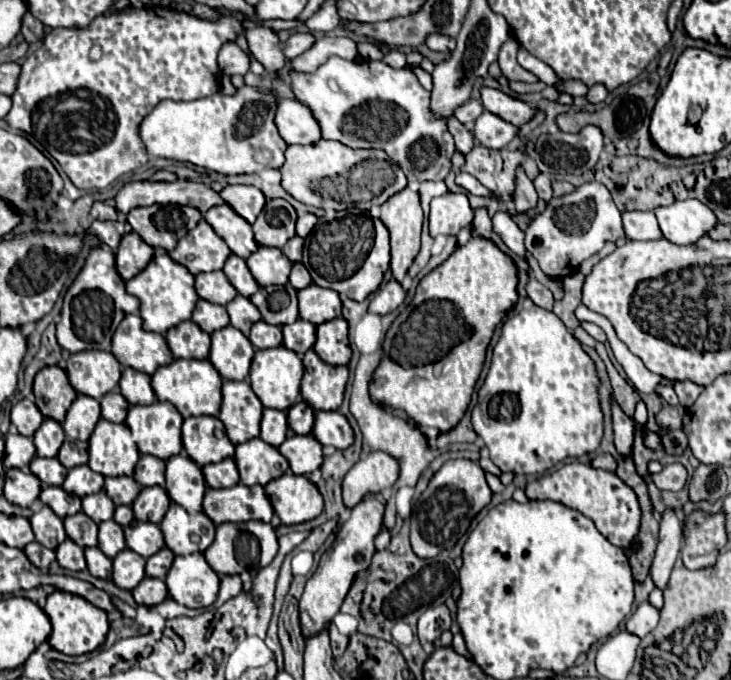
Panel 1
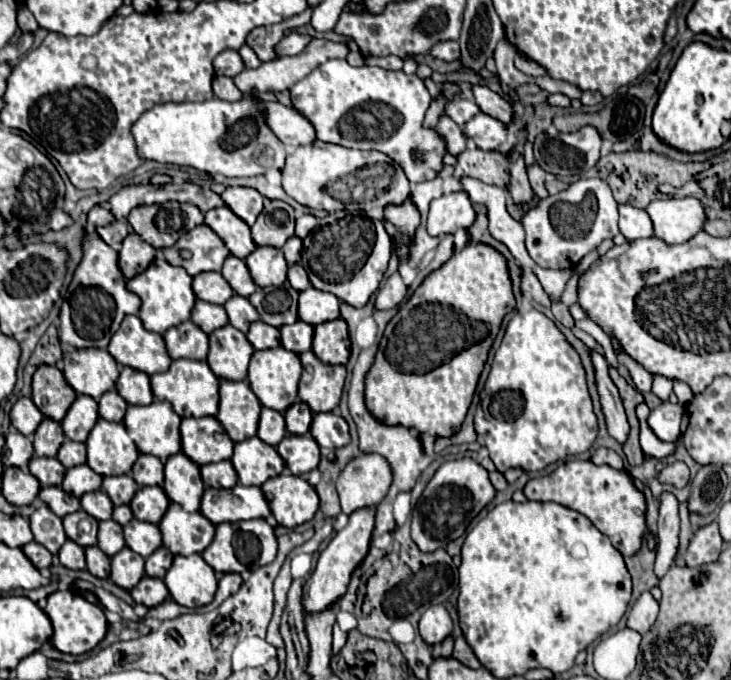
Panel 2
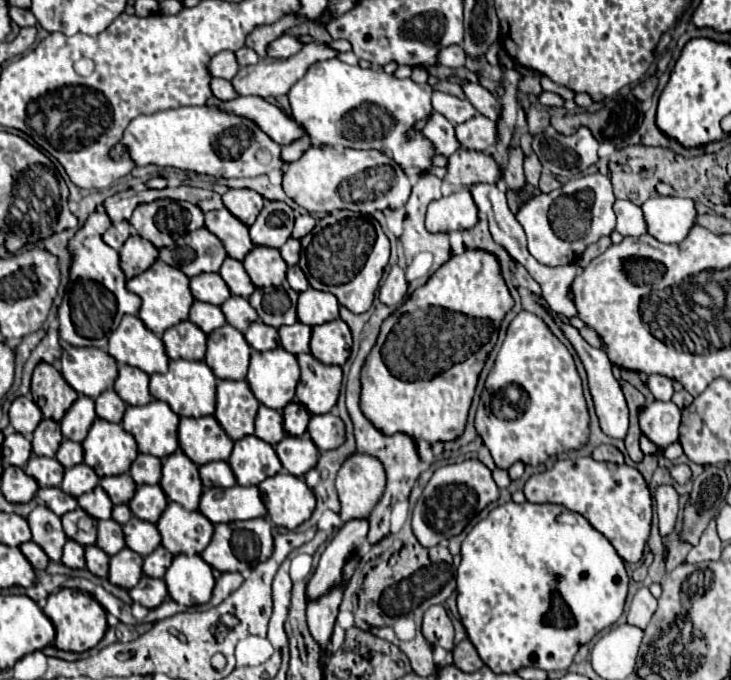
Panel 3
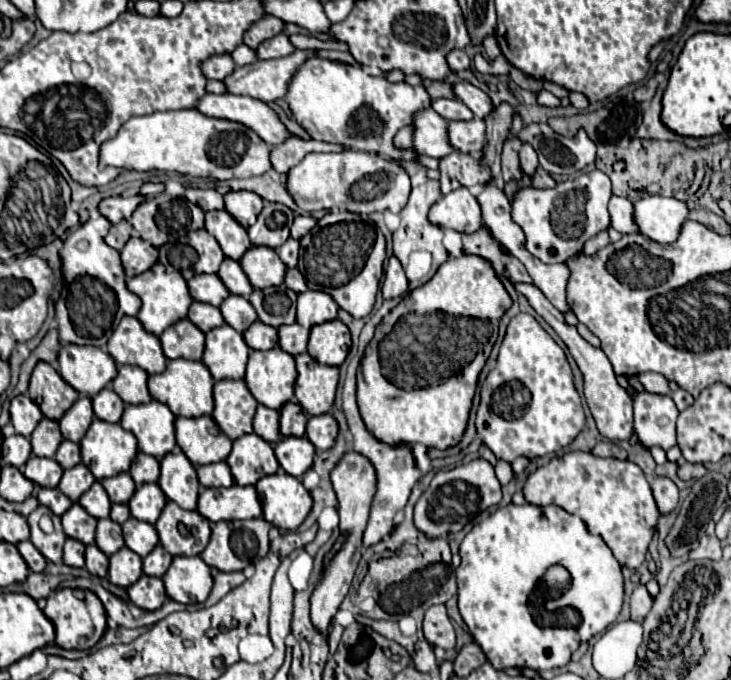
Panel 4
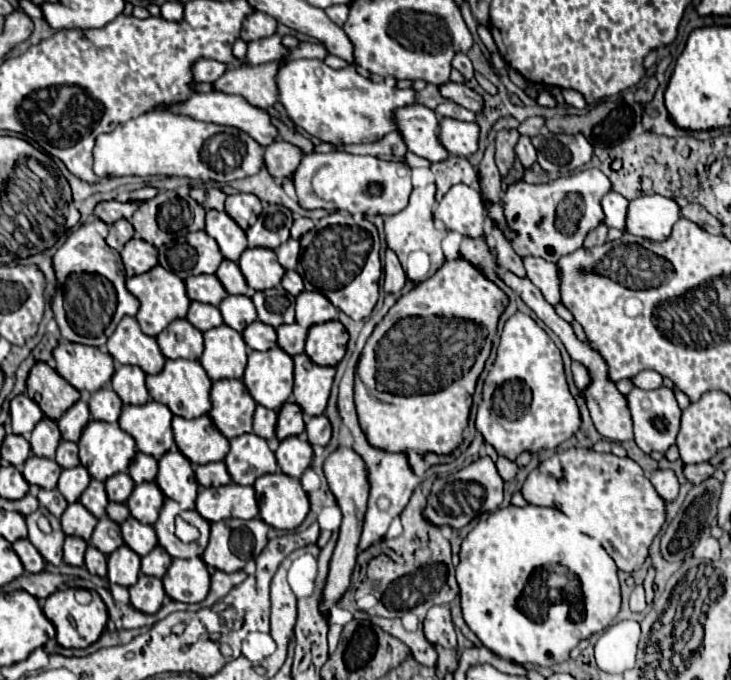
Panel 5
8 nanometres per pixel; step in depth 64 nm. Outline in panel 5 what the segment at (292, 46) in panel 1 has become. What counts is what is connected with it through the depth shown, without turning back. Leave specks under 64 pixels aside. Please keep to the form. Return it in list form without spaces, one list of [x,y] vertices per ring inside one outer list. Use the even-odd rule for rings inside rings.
[[[280,34],[268,36],[268,38],[260,38],[256,42],[248,42],[248,52],[246,52],[246,60],[250,64],[264,64],[264,62],[272,62],[284,56],[286,48],[280,42]]]

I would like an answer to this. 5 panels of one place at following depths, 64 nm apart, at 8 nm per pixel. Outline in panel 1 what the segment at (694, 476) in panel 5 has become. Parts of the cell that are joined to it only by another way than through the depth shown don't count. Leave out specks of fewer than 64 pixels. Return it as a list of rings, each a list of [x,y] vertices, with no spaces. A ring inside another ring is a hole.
[[[674,462],[664,466],[660,474],[654,474],[652,480],[660,490],[682,490],[688,480],[688,472],[680,462]]]

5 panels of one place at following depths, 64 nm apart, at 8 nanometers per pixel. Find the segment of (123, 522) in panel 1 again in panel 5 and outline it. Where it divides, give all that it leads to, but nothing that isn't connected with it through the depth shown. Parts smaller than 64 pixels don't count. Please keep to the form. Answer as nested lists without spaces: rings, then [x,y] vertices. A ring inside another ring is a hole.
[[[110,502],[110,504],[106,506],[106,514],[108,514],[110,520],[114,520],[114,522],[118,522],[118,524],[122,524],[122,522],[130,516],[128,506],[126,506],[126,504],[118,504],[118,502]]]

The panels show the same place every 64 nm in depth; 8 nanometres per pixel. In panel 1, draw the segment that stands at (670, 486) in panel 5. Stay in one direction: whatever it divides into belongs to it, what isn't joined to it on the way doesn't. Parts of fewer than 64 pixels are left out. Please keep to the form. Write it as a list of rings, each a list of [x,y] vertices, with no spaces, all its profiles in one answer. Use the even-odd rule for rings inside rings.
[[[666,508],[662,512],[660,542],[658,542],[656,556],[652,560],[652,570],[650,570],[650,576],[658,588],[666,586],[680,548],[682,548],[682,522],[678,520],[672,508]]]

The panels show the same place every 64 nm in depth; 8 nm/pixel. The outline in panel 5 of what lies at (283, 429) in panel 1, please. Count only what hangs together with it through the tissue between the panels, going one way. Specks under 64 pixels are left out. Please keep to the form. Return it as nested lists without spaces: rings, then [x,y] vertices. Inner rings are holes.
[[[256,406],[254,412],[254,434],[270,440],[276,436],[276,412],[264,406]]]

